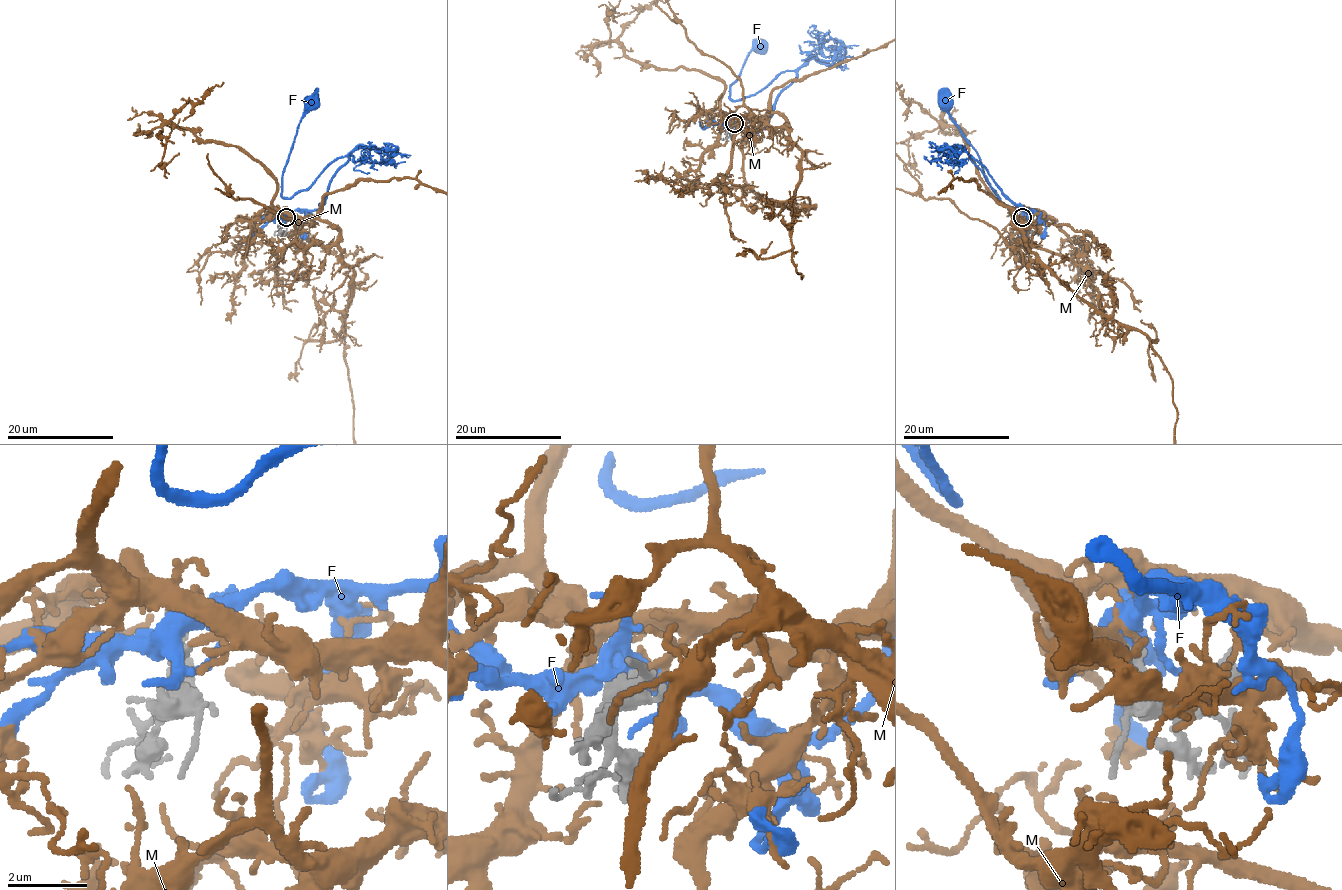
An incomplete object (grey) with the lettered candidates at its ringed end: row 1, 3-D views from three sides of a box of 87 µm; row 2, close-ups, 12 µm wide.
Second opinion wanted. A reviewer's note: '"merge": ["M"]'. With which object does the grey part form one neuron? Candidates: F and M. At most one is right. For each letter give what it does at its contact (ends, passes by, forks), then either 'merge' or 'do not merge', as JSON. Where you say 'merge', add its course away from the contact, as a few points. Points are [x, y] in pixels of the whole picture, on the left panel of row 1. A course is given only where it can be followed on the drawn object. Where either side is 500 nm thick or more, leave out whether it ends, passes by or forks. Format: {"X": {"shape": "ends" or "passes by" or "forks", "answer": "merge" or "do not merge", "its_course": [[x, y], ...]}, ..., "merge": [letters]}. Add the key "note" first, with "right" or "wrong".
{"note": "right", "F": {"shape": "forks", "answer": "do not merge"}, "M": {"shape": "forks", "answer": "merge"}, "merge": ["M"]}

